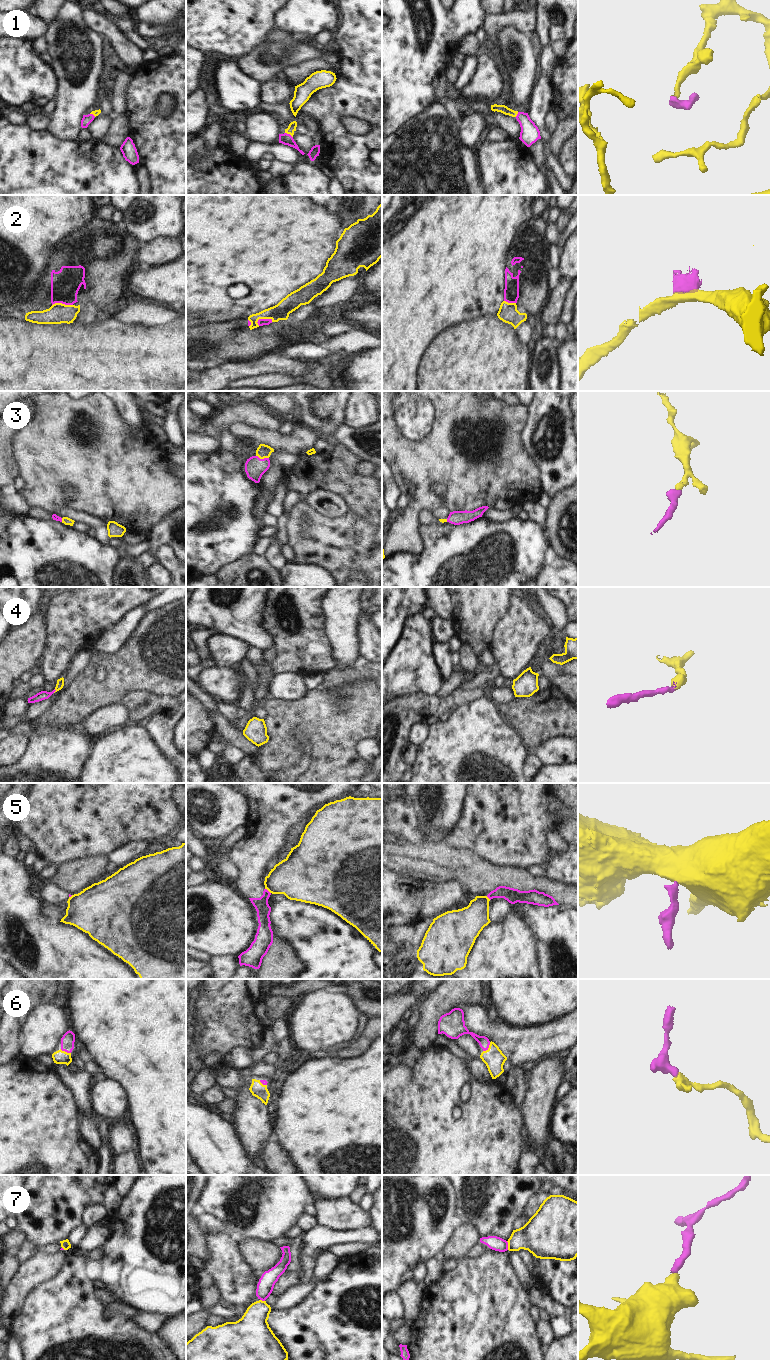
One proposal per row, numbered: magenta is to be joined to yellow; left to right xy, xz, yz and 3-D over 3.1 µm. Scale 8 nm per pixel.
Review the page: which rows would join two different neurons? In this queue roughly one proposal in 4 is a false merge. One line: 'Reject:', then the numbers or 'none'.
Reject: 2, 5, 7

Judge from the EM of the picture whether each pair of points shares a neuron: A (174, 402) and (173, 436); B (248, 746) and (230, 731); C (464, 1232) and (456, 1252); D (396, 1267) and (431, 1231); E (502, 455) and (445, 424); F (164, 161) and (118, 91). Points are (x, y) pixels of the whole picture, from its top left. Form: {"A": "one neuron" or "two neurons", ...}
{"A": "one neuron", "B": "one neuron", "C": "one neuron", "D": "one neuron", "E": "one neuron", "F": "two neurons"}

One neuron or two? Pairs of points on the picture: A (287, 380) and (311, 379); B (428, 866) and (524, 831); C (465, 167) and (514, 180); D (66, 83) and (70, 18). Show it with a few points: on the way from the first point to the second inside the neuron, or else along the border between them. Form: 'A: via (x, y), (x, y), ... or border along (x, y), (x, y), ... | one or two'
A: via (293, 380), (305, 379) | one
B: border along (449, 843), (456, 847), (470, 849), (491, 863) | two
C: border along (475, 151), (483, 184) | two
D: via (68, 67), (68, 34) | one

